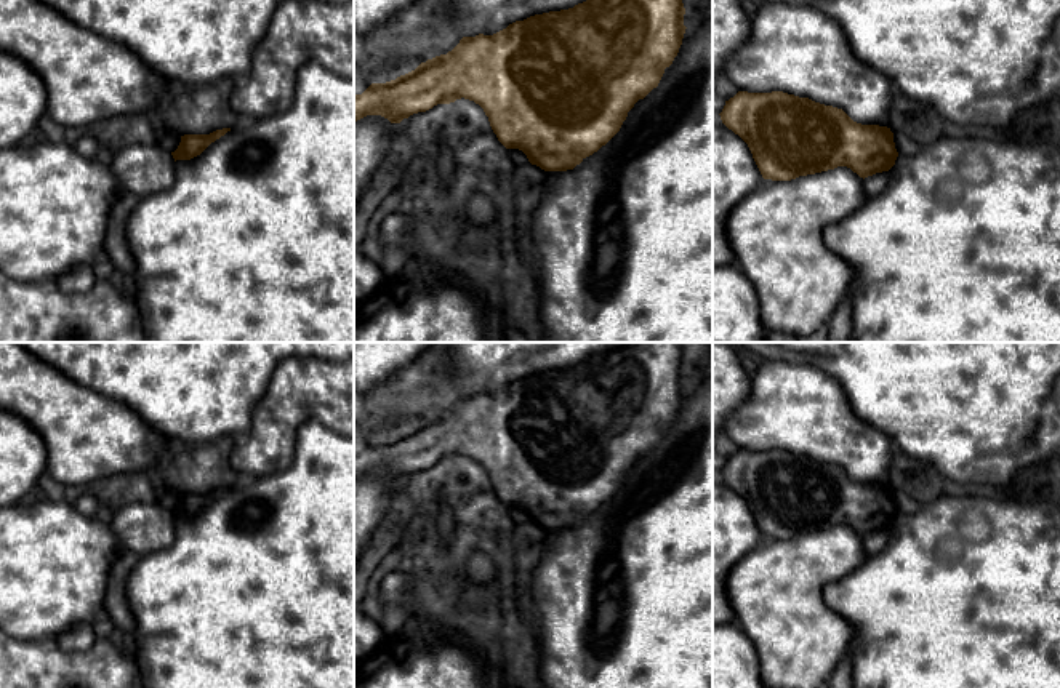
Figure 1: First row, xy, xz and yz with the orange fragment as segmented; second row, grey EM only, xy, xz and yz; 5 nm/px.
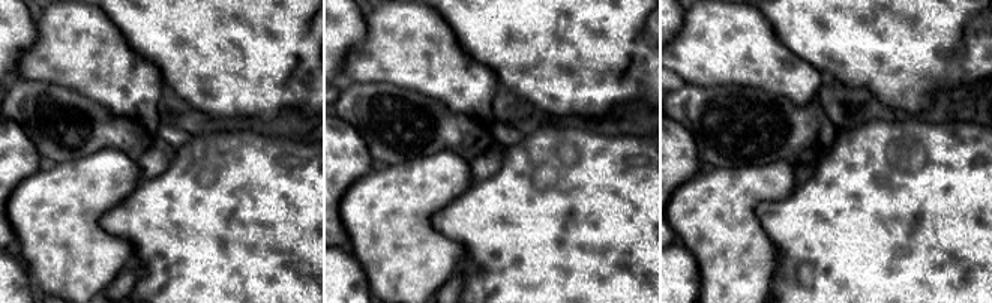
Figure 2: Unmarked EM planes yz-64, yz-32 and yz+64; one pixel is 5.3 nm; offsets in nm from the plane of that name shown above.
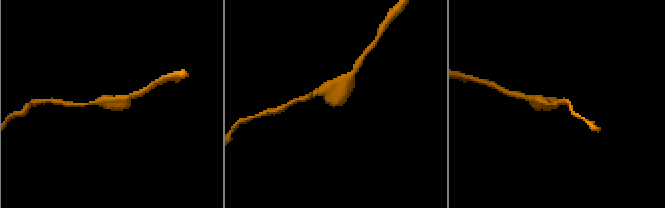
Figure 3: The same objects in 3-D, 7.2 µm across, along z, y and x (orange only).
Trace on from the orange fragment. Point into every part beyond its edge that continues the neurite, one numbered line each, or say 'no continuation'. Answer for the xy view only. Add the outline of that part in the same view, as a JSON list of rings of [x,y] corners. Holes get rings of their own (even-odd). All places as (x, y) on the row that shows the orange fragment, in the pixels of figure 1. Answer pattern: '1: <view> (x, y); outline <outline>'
no continuation

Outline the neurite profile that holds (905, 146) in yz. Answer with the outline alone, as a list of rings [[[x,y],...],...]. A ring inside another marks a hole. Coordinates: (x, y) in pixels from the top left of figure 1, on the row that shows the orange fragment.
[[[893,134],[893,142],[898,155],[914,155],[921,149],[916,141],[903,134]]]

